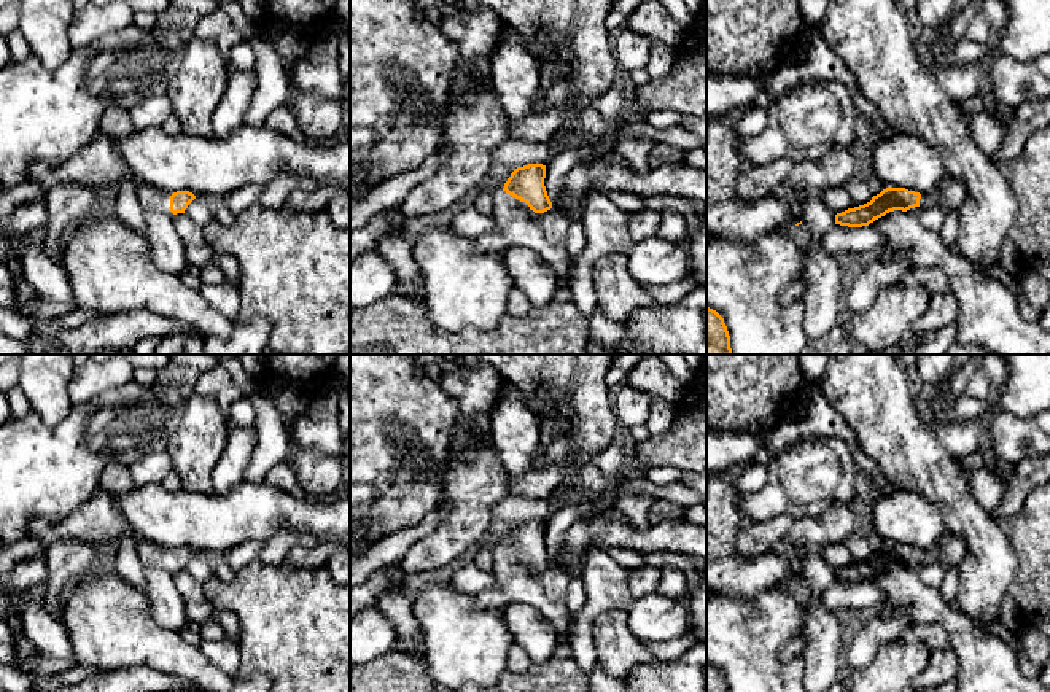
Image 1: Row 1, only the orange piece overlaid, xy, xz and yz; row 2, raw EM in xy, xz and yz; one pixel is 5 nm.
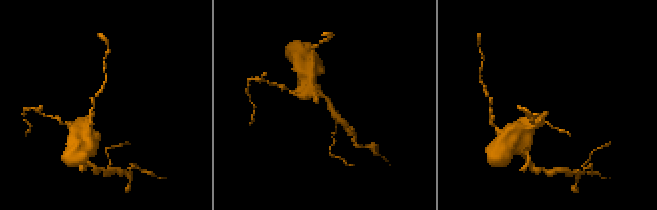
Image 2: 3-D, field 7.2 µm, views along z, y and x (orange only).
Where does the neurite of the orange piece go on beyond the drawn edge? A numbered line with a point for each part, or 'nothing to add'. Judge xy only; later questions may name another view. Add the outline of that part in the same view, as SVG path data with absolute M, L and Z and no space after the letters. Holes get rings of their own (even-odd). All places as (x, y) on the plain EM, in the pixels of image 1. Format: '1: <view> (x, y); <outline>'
1: xy (147, 552); M138 539L137 552L140 562L162 562L162 563L170 562L169 554L161 552L154 544L145 539Z

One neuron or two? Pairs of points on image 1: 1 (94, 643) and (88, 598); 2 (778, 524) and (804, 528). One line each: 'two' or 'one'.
1: one
2: two

